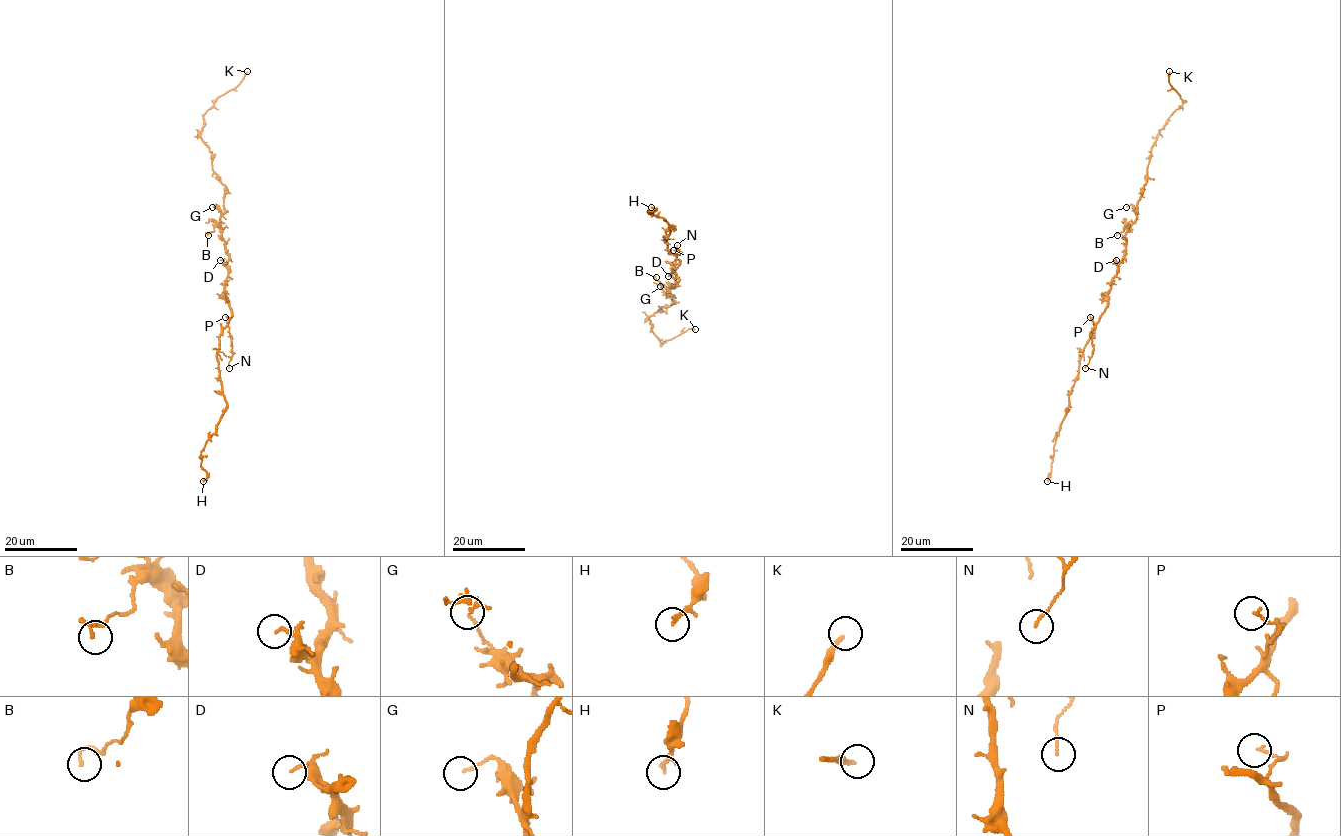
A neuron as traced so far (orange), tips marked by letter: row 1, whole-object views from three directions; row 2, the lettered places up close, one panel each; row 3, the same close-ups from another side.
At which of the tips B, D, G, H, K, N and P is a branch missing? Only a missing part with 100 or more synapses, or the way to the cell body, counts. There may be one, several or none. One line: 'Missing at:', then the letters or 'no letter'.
Missing at: K

